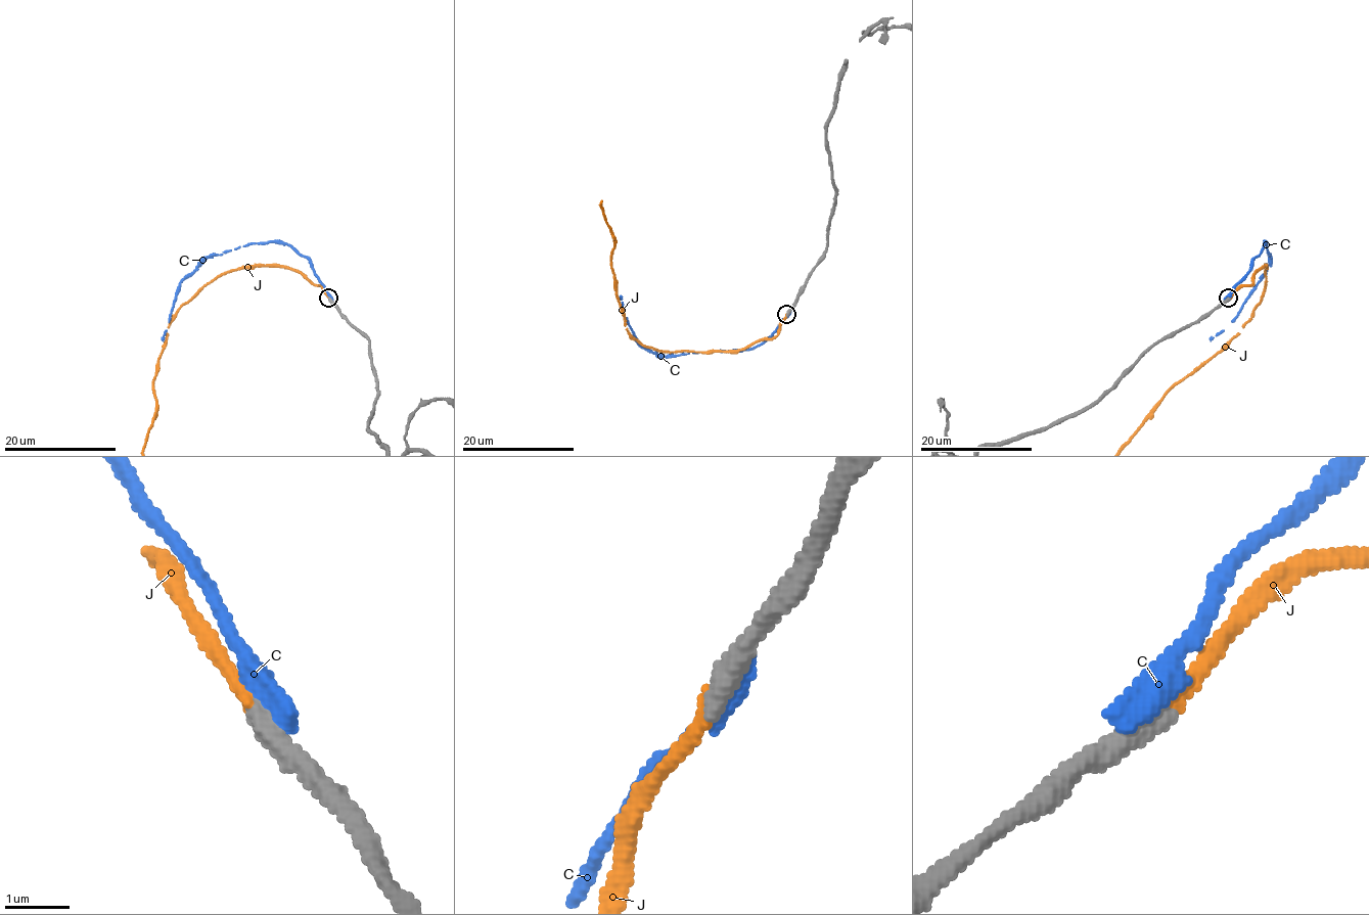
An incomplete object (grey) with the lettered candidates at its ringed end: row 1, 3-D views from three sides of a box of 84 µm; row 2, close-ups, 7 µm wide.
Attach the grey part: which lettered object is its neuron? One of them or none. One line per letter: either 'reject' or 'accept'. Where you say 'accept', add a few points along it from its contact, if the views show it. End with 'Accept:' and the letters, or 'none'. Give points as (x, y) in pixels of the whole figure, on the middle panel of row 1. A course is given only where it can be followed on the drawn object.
C: reject
J: accept
Accept: J

